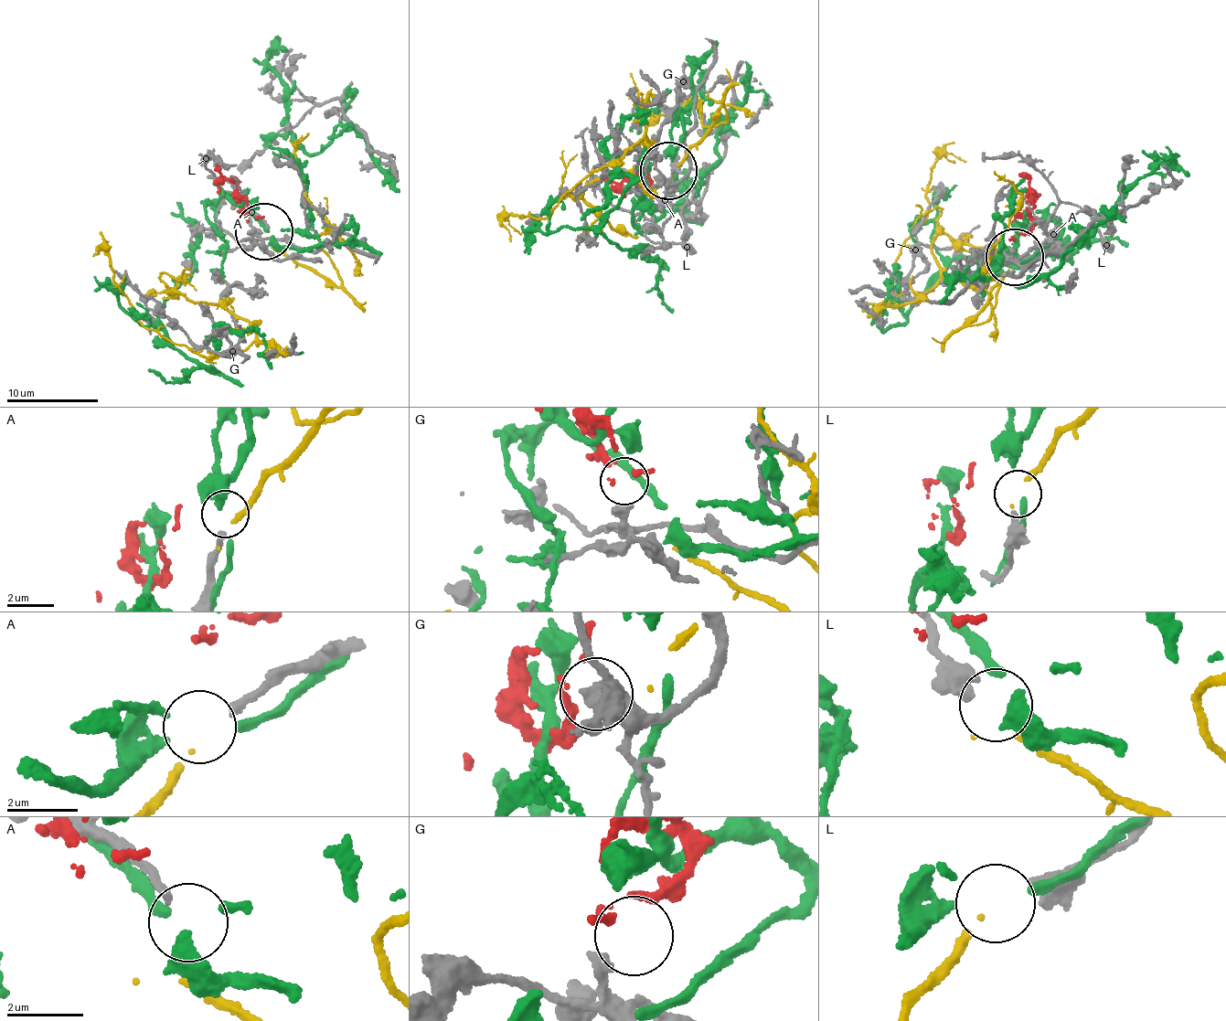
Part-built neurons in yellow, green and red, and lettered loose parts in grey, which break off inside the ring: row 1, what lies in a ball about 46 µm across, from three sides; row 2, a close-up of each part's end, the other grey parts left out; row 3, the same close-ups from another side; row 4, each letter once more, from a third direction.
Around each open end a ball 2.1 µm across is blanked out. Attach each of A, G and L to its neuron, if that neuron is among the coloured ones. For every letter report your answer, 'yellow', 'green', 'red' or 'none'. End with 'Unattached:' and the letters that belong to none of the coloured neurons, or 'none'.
A: none
G: red
L: yellow
Unattached: A

